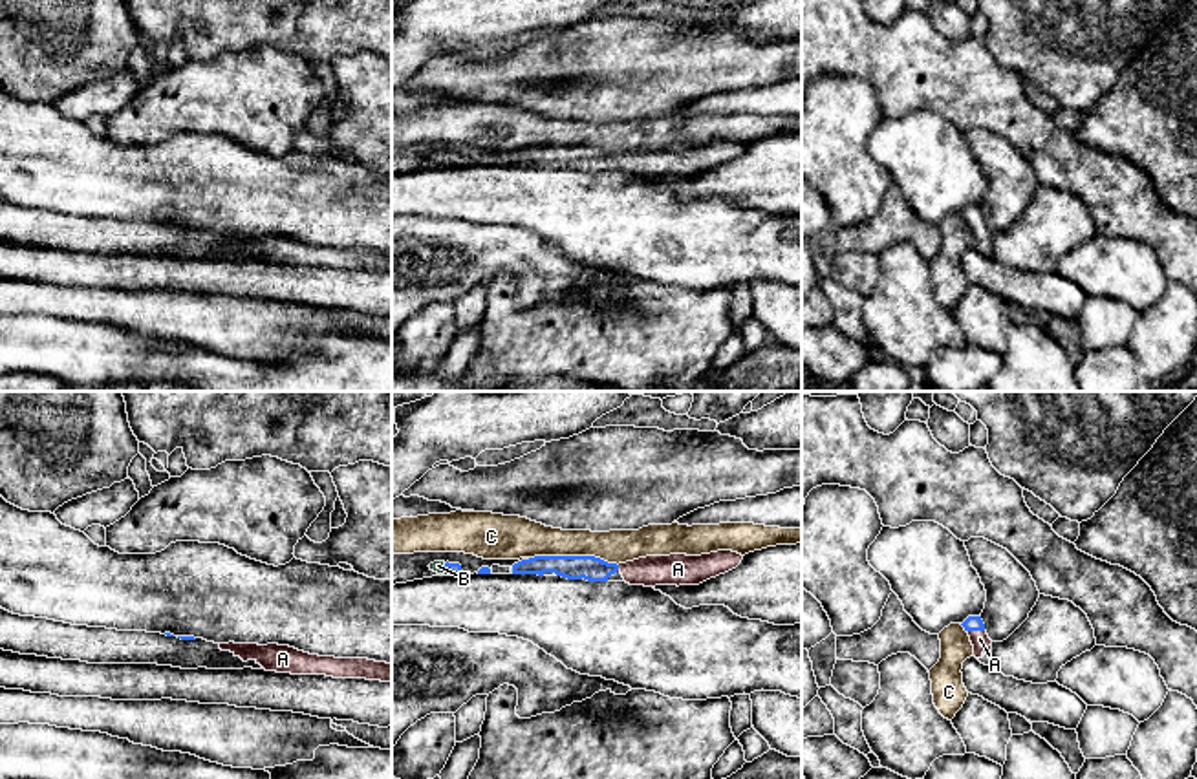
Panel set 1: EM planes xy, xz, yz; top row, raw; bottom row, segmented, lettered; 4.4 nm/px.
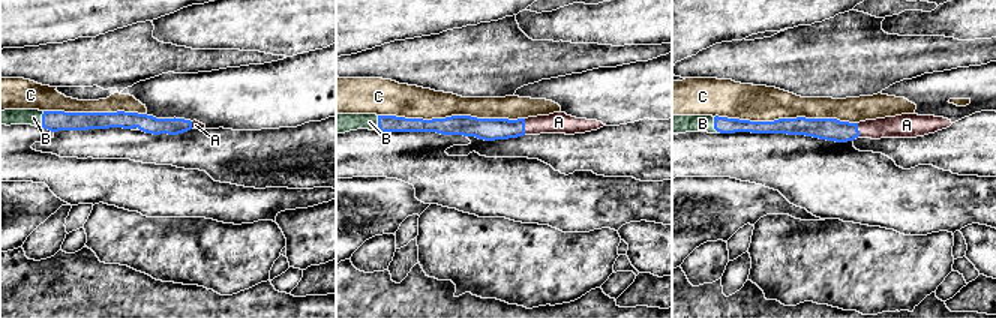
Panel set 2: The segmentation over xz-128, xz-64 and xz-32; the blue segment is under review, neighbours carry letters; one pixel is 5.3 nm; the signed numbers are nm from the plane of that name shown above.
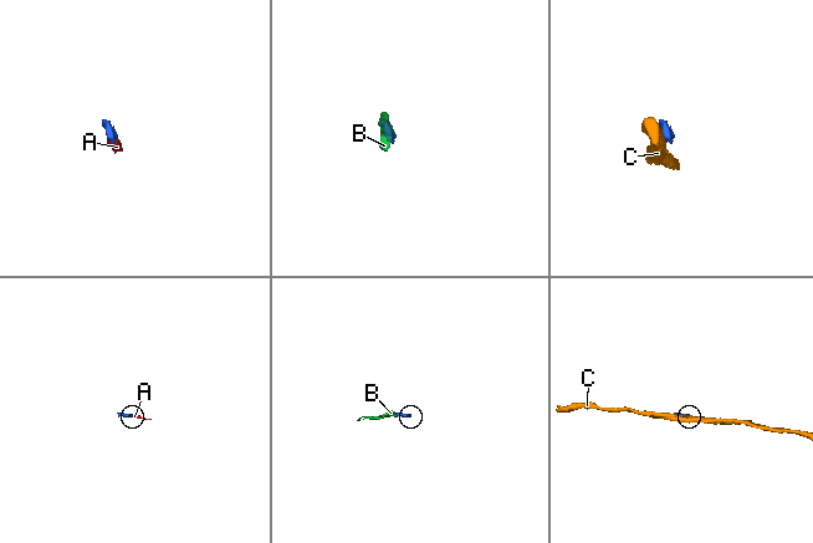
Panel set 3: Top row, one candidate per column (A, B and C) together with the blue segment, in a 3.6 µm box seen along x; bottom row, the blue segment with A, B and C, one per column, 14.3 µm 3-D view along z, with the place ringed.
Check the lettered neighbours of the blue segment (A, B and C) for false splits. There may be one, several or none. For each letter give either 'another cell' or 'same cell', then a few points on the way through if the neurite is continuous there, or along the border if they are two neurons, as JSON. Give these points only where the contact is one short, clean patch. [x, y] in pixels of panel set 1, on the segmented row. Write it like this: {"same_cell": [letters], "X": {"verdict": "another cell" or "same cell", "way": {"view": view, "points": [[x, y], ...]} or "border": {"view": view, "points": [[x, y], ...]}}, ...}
{"same_cell": ["A", "B"], "A": {"verdict": "same cell", "way": {"view": "yz", "points": [[972, 622], [976, 629], [980, 639]]}}, "B": {"verdict": "same cell", "way": {"view": "xz", "points": [[451, 567], [443, 567], [438, 565]]}}, "C": {"verdict": "another cell"}}

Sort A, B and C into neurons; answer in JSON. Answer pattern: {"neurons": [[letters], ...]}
{"neurons": [["A", "B"], ["C"]]}

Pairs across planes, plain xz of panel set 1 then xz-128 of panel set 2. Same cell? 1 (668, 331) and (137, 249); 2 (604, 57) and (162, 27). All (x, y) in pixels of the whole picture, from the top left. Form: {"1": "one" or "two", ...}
{"1": "one", "2": "two"}

